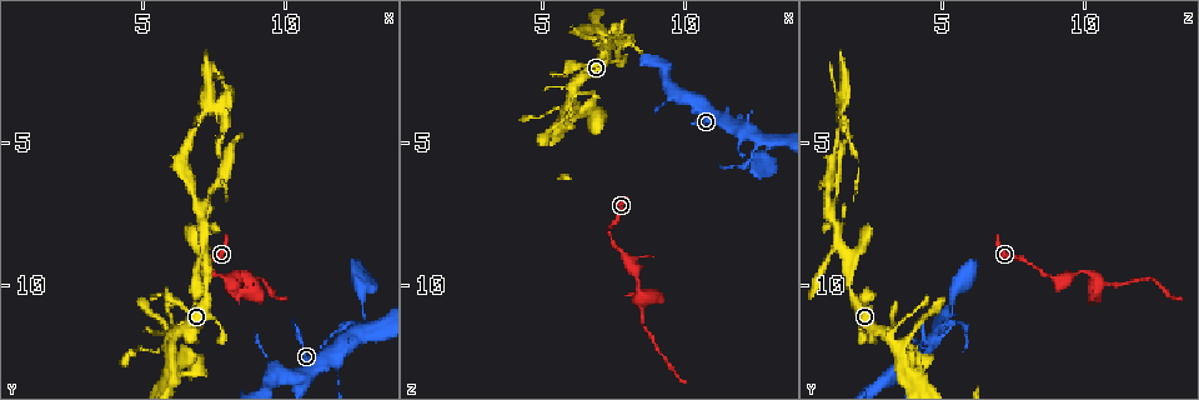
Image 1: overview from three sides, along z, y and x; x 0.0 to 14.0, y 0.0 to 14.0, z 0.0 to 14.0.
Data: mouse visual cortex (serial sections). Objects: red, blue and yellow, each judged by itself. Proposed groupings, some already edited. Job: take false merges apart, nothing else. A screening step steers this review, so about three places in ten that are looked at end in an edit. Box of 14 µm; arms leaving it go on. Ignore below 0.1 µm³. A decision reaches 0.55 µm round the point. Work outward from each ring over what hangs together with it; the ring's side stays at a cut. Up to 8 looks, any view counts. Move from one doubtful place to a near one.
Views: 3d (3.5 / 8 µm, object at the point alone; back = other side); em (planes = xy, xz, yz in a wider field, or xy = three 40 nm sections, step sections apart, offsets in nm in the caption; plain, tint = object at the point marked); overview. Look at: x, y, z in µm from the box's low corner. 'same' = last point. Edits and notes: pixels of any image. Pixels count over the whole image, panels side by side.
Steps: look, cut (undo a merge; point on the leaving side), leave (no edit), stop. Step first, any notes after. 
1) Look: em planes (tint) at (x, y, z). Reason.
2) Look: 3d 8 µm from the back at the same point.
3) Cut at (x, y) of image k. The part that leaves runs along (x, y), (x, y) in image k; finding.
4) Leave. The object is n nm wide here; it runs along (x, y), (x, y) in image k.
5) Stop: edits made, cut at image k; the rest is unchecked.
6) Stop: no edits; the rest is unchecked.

Look: 3d 3.5 µm at (11.8, 12.8, 4.3). Three arms meet.

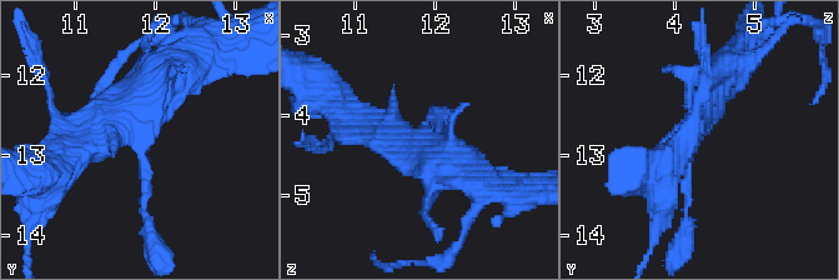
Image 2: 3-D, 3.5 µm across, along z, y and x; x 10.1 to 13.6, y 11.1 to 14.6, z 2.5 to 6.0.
Look: em planes (tint) at (11.75, 12.75, 4.25). 3 arms meet here; the arms are 100, 300, 400 nm wide.

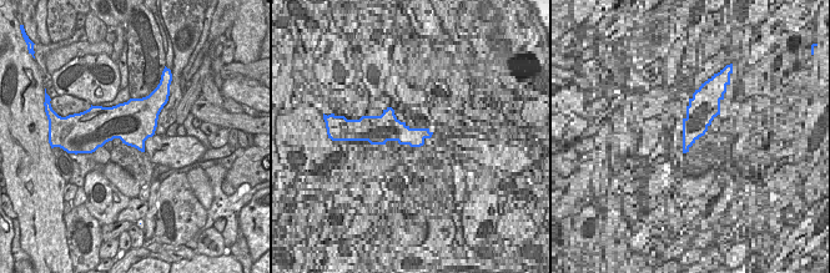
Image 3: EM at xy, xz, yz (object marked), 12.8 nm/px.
Leave. Continuous, no second cell.

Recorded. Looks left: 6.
Look: 3d 8 µm from the back at (6.0, 12.1, 3.3). Two arms in line, one across.

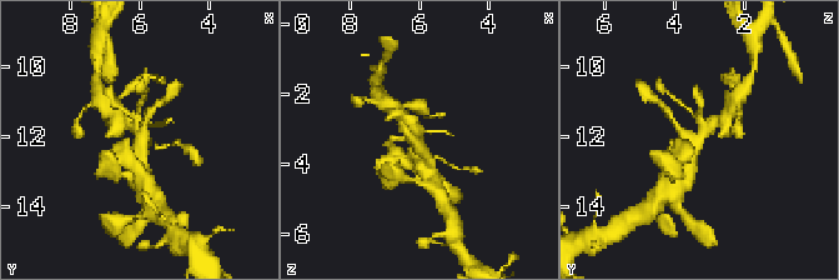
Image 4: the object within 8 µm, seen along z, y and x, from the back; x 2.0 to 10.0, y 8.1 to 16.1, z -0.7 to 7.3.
Look: 3d 3.5 µm at (6.0, 12.2, 3.4). Zoom in.

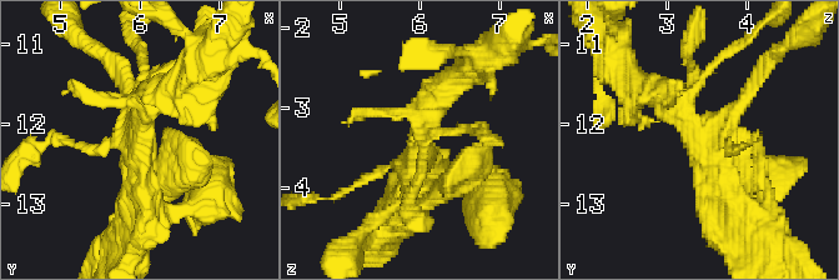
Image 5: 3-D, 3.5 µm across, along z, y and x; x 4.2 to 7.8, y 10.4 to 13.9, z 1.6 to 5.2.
Look: em xy step 2 (tint) at (6.00, 12.20, 3.45).

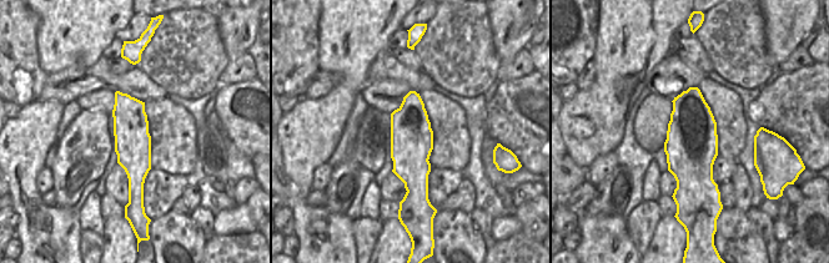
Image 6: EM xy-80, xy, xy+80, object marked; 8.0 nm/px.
Leave. It runs along (646, 88), (713, 153), (735, 214) in image 5; continuous, no second cell.

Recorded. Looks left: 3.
Look: 3d 8 µm at (8.3, 9.5, 10.0). Thin neck.

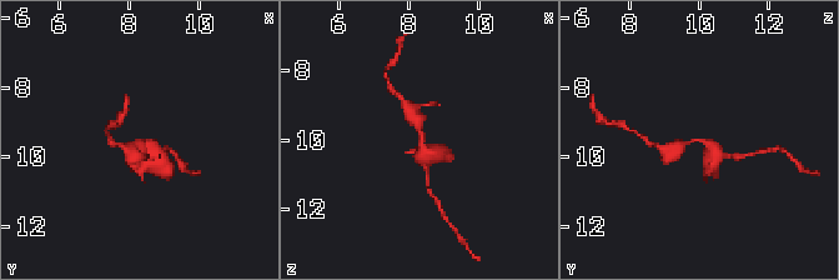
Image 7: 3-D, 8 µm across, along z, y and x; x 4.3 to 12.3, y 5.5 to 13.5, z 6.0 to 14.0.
Look: em xy step 1 (tint) at (8.3, 9.6, 10.0). The arms are 400, 500 nm wide.

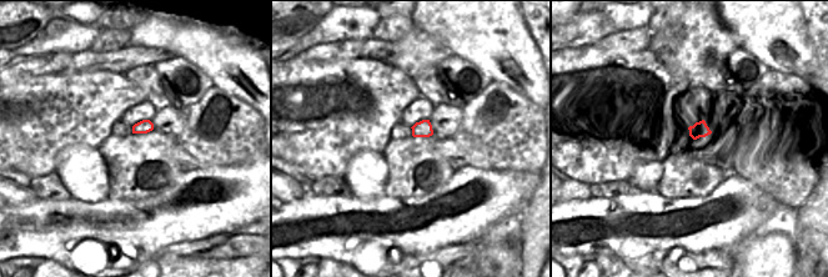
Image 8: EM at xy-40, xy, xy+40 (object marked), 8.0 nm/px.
Leave. It runs along (410, 109), (425, 155), (437, 153) in image 7; continuous, no second cell.

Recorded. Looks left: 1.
Stop: no edits; the rest is unchecked.

